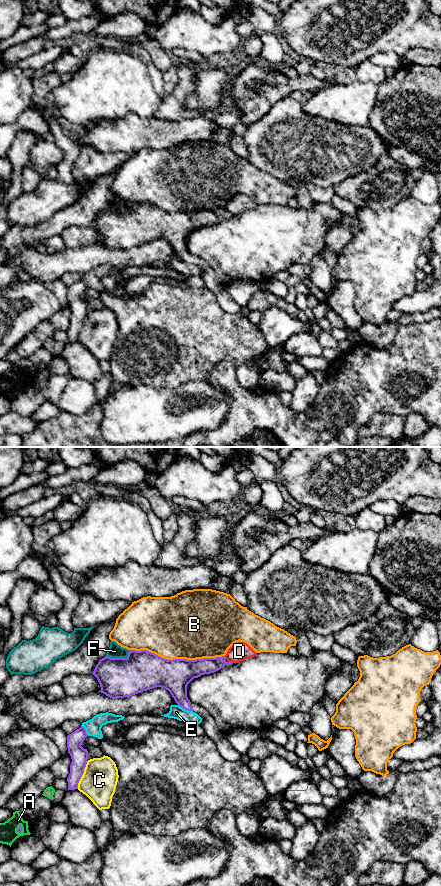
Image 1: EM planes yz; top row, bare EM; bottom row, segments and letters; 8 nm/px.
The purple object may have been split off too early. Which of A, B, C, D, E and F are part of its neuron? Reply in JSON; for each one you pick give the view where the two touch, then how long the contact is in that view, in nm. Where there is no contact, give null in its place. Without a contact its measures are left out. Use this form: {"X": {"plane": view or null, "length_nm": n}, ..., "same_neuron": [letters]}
{"same_neuron": []}

